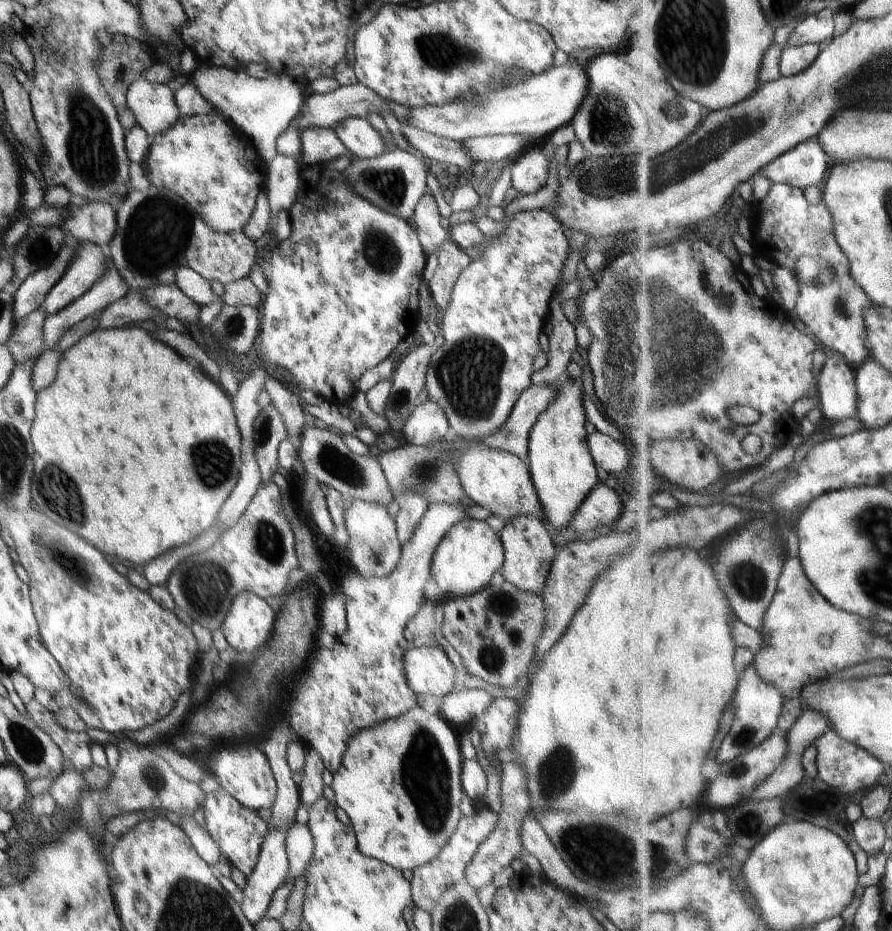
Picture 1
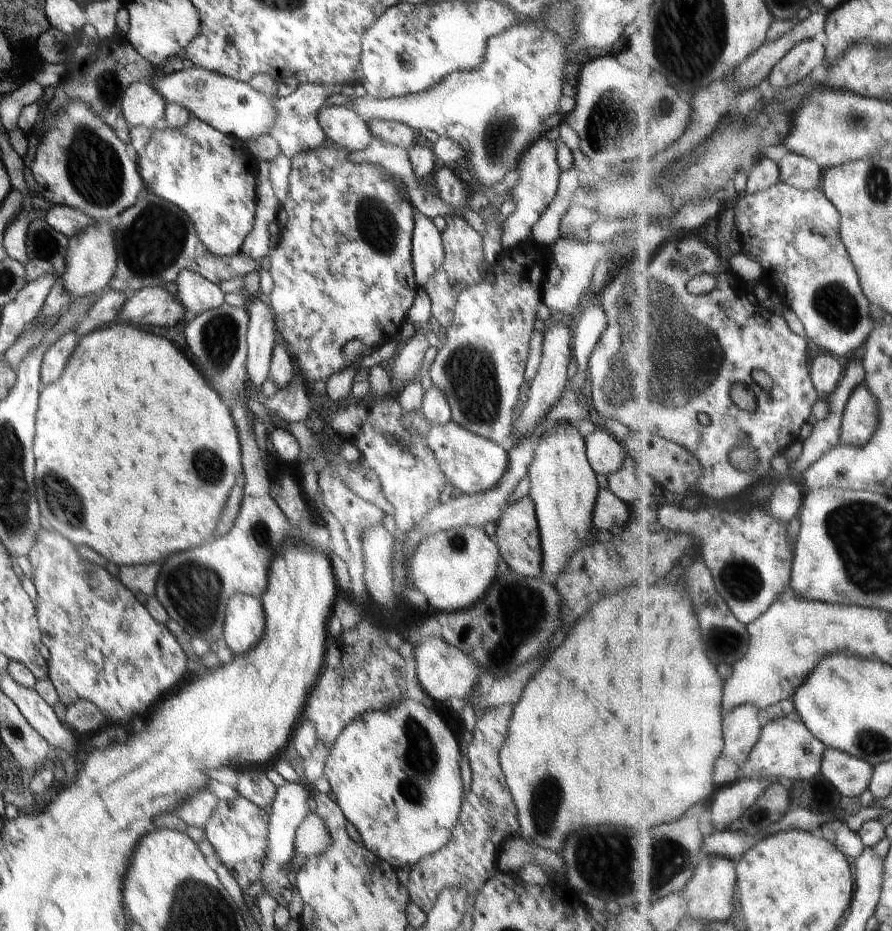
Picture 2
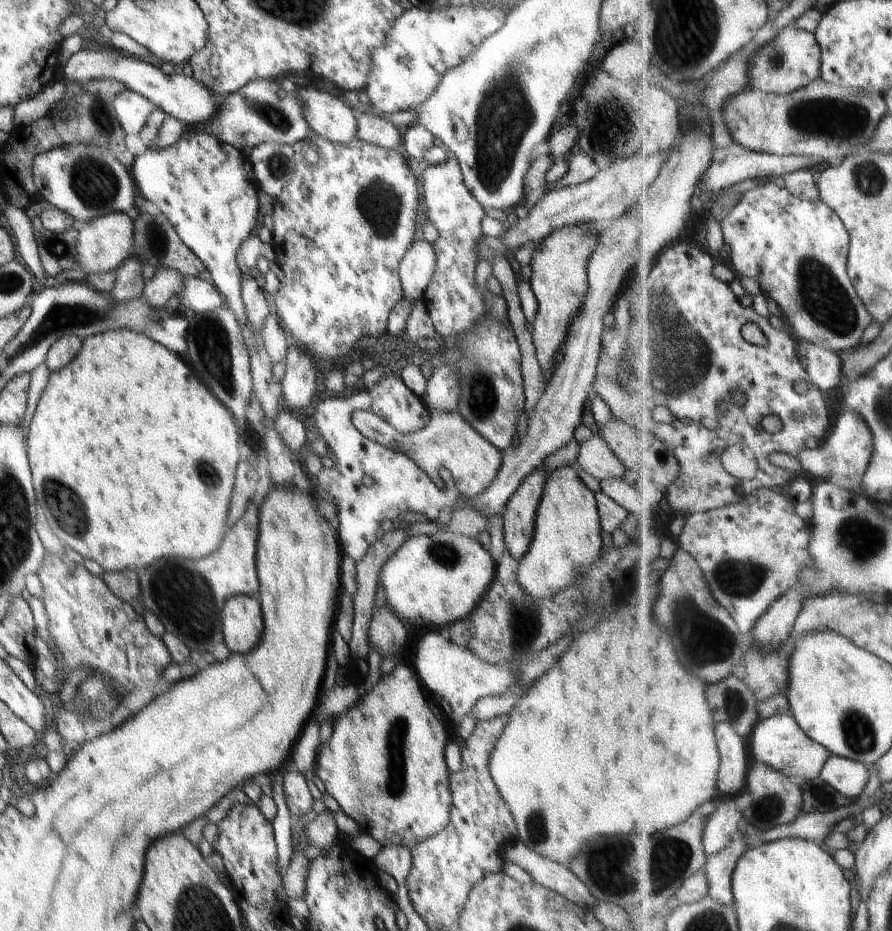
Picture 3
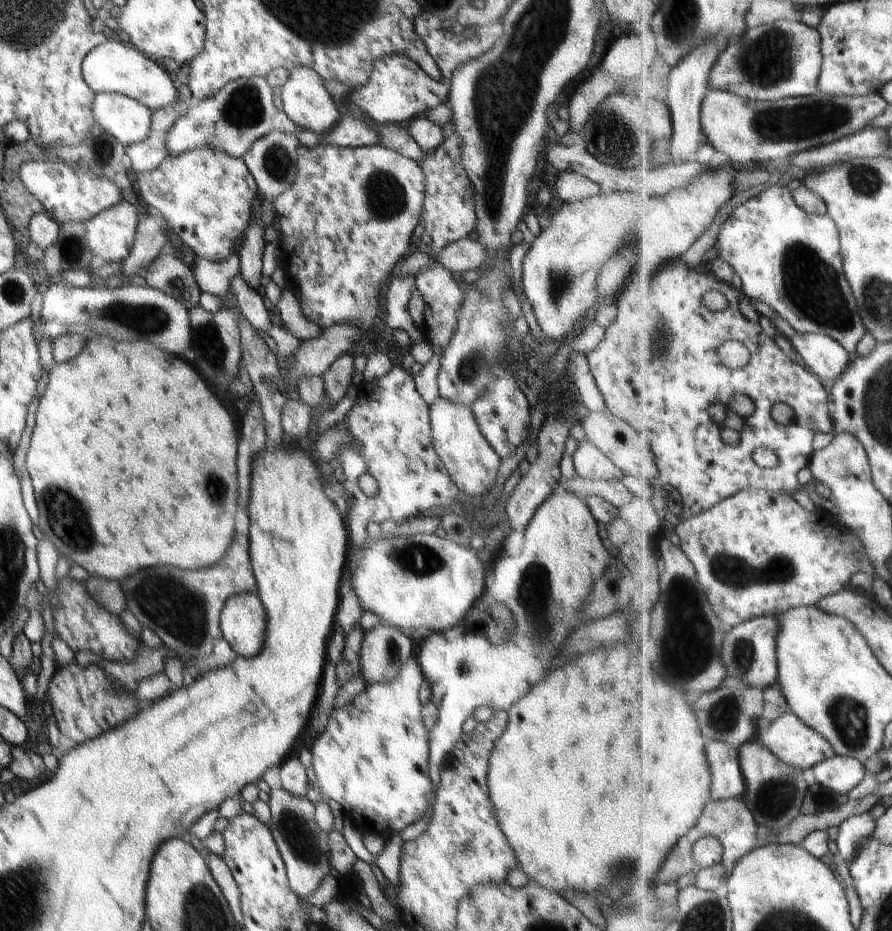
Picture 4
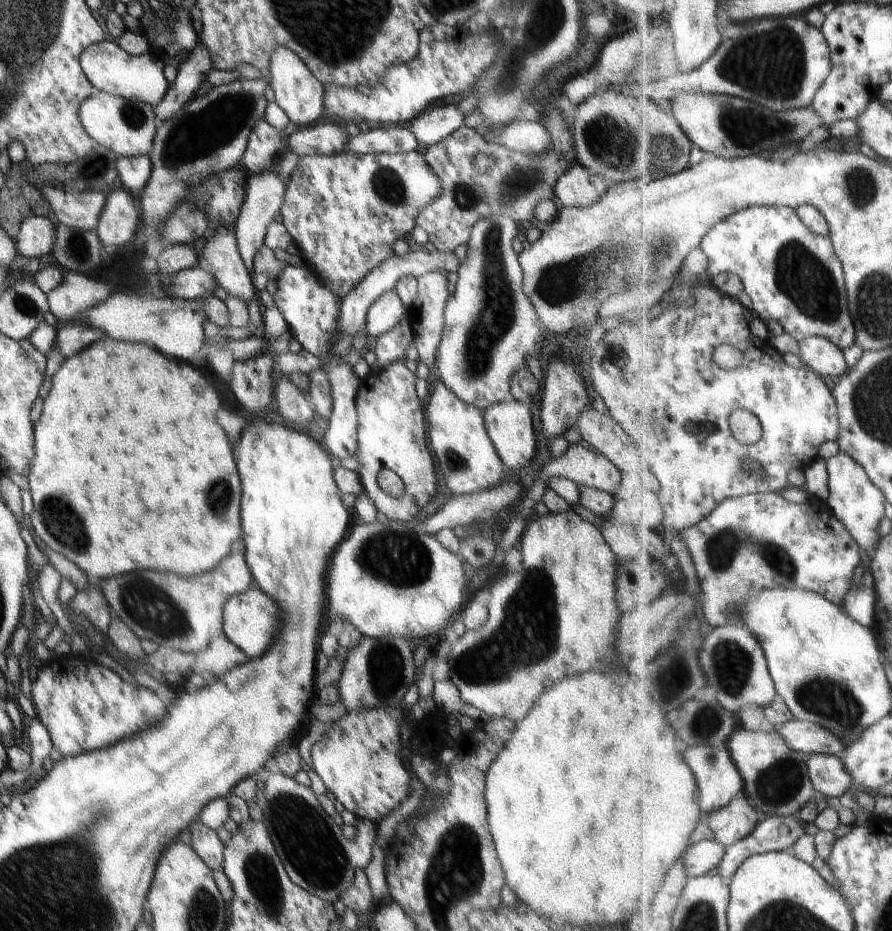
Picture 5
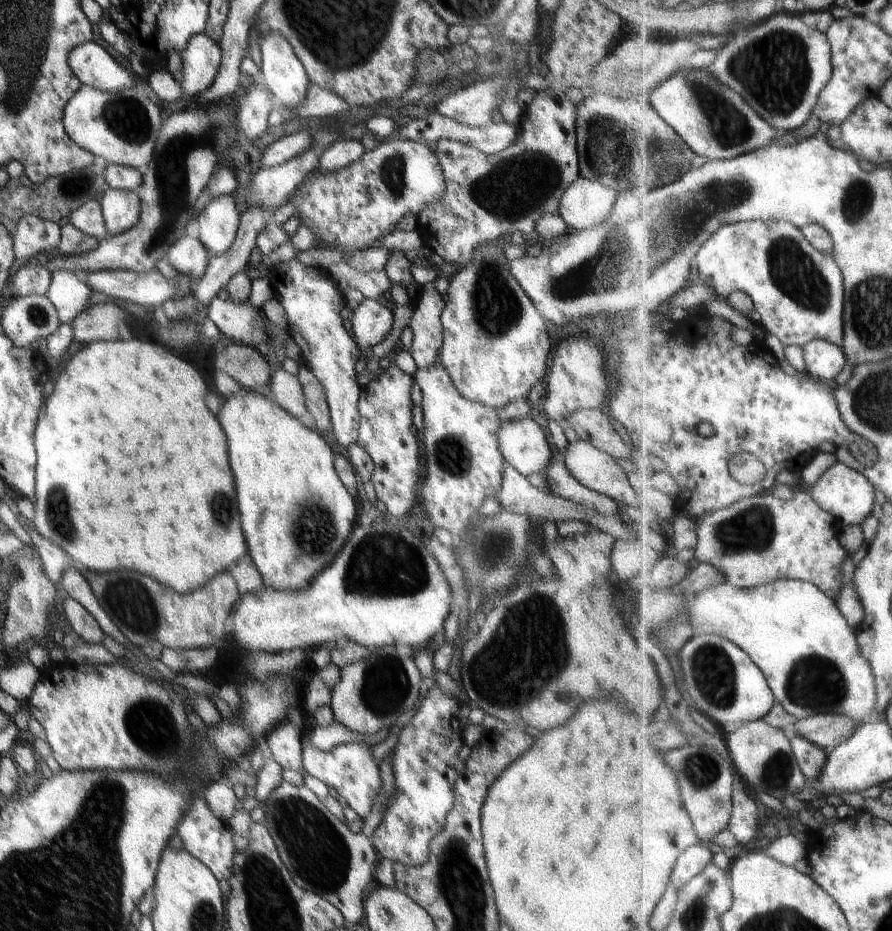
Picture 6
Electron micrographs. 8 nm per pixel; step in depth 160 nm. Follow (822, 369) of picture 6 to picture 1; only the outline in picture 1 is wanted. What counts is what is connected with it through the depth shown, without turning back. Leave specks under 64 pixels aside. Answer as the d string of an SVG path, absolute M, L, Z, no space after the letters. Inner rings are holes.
M838 351L828 356L820 374L820 388L818 406L823 410L823 415L830 420L840 422L842 418L859 418L859 392L857 374L854 374L850 362Z

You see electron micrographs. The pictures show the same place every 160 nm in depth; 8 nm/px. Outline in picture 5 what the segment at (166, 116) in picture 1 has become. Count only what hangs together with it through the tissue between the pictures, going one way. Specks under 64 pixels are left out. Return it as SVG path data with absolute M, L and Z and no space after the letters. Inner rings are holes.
M98 91L80 103L79 121L84 132L102 149L110 149L118 158L148 156L157 131L154 126L155 108L139 100L110 96Z

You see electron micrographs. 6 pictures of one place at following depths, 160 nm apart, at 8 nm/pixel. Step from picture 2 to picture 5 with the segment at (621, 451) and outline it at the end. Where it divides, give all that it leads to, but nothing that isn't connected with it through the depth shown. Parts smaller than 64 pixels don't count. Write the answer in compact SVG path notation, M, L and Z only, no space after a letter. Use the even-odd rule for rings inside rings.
M569 444L566 452L544 465L542 476L562 477L577 485L614 495L621 486L622 473L604 456L582 444Z

